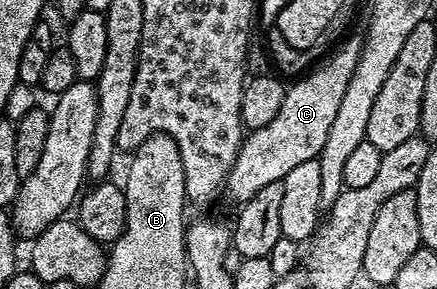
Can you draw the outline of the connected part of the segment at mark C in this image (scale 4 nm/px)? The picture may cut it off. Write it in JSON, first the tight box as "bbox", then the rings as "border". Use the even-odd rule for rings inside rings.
{"bbox":[224,38,362,204],"border":[[[361,38],[350,39],[335,55],[328,56],[323,63],[321,60],[309,73],[295,78],[291,82],[294,84],[286,87],[283,105],[276,117],[243,138],[242,148],[238,150],[224,188],[225,194],[235,199],[235,204],[248,202],[260,193],[260,189],[264,189],[264,185],[272,185],[272,181],[282,181],[291,169],[300,165],[300,161],[312,161],[318,157],[320,149],[324,149],[328,128],[340,109],[340,101],[344,101],[348,81],[352,81],[362,45]]]}

